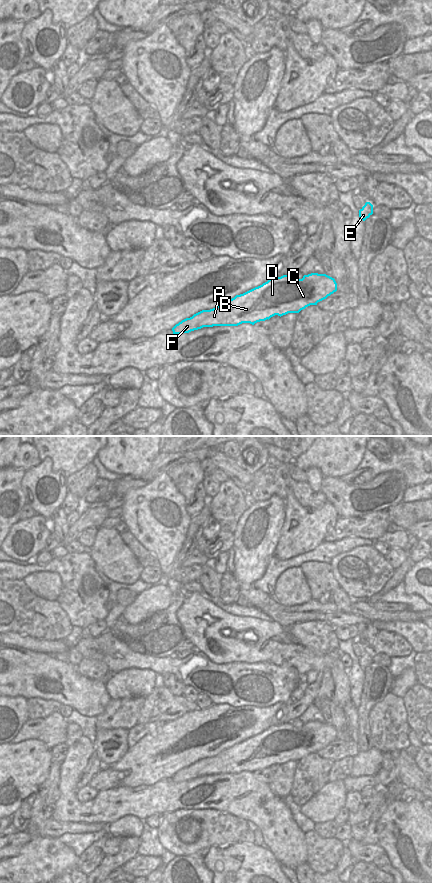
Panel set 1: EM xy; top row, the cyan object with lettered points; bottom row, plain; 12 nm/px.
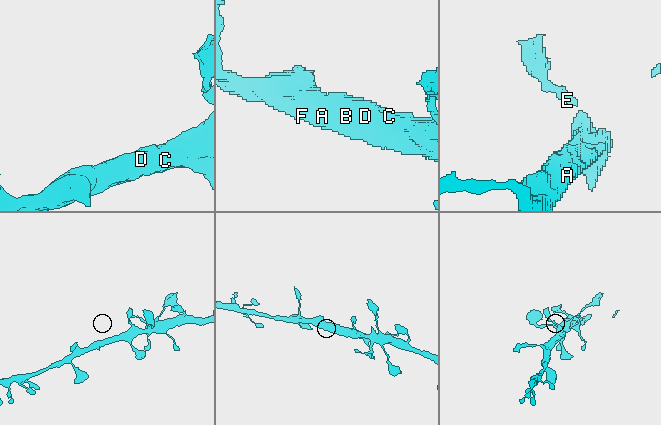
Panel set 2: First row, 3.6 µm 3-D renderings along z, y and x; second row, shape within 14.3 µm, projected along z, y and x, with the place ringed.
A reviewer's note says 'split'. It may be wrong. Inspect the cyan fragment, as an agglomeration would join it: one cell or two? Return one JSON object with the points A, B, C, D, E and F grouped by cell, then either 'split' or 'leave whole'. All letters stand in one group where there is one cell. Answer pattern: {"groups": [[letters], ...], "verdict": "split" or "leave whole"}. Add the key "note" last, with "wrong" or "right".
{"groups": [["A", "B", "C", "D", "E", "F"]], "verdict": "leave whole", "note": "wrong"}

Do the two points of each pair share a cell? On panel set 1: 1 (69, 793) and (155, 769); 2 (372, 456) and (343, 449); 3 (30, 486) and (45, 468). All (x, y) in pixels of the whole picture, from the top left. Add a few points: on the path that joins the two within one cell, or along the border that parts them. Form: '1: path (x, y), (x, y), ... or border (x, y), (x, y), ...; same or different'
1: border (120, 784), (127, 786), (146, 784); different
2: border (366, 446), (363, 459), (356, 469); different
3: path (34, 482), (43, 472); same

